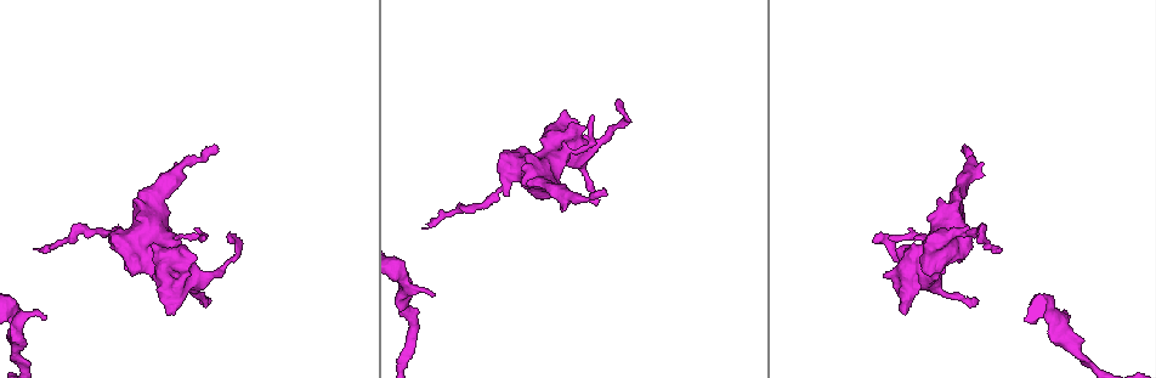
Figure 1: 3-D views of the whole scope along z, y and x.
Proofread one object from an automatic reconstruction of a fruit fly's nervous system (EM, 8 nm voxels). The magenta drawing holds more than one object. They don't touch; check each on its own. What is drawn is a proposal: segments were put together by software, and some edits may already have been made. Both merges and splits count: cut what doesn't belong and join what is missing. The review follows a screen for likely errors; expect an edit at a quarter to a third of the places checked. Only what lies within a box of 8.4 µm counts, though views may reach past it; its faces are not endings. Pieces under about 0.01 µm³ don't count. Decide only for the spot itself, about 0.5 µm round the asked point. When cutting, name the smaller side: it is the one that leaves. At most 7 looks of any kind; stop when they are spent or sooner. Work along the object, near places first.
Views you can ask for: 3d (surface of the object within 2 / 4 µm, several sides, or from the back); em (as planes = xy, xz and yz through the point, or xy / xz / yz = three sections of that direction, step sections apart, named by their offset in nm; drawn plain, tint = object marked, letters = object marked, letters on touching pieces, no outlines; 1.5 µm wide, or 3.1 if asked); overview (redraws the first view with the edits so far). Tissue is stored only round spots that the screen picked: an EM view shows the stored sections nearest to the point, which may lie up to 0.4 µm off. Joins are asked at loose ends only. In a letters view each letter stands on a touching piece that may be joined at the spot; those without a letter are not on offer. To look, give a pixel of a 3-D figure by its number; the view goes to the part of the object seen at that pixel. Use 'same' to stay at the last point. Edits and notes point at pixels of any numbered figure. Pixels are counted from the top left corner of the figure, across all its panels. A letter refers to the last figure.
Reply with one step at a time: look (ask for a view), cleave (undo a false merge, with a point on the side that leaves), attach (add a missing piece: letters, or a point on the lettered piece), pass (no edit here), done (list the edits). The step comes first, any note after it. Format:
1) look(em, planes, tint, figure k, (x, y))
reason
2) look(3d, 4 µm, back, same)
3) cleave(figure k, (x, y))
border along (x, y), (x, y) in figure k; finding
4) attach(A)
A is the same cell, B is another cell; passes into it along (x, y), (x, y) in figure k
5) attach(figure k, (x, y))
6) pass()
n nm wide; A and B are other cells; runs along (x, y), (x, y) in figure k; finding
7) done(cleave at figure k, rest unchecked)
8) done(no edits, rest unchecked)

look(3d, 4 µm, figure 1, (903, 312))
branch stops here

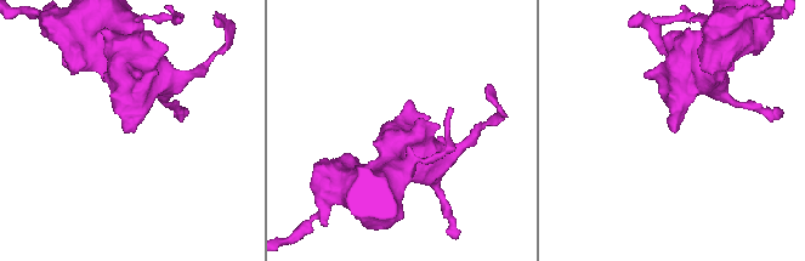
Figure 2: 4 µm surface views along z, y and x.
look(em, planes, plain, figure 2, (133, 132))
shape alone is not enough

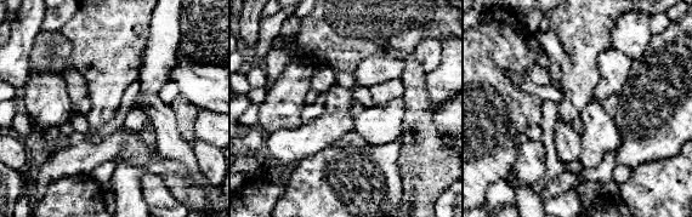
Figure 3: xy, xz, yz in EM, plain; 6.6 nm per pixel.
look(em, planes, letters, same)
what lies round it

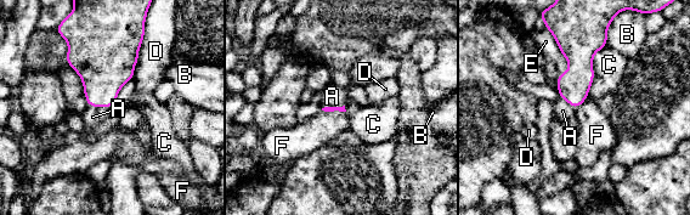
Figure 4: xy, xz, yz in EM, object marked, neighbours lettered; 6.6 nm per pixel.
attach(A)
A is the same cell, B, C, D, E and F are other cells; passes into it along (103, 68), (100, 106), (92, 117) in figure 4; the neuron continues

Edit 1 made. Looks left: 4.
look(overview)
see it whole again

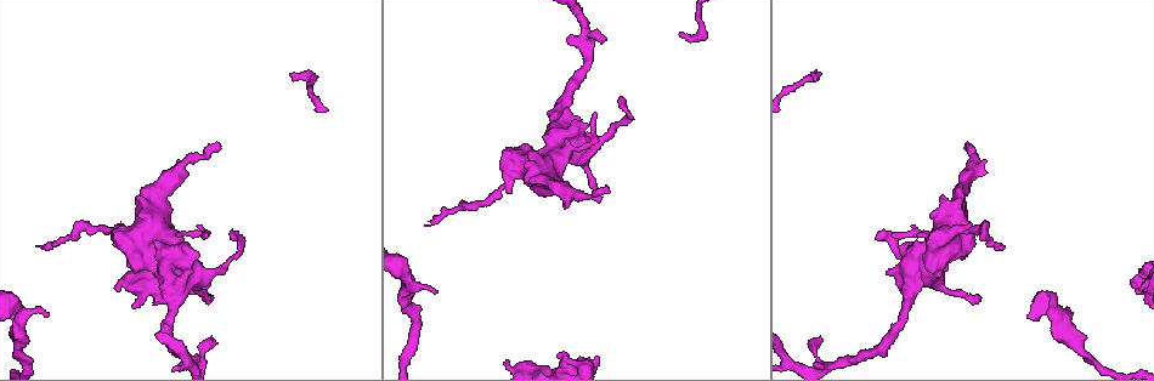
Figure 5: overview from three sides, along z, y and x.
look(em, xz, step 8, letters, figure 5, (1071, 313))
an open end

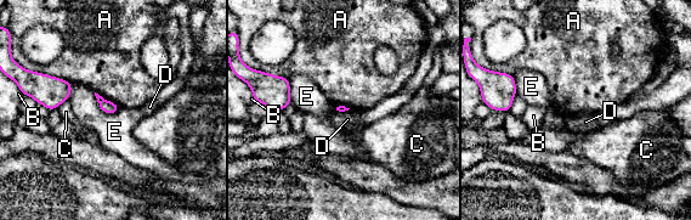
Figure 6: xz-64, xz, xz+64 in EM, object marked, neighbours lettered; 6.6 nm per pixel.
pass()
A, B, C, D and E are other cells; border along (94, 92), (102, 111), (120, 108) in figure 6; none of them fits

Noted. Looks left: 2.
done(attach at figure 4, rest unchecked)

